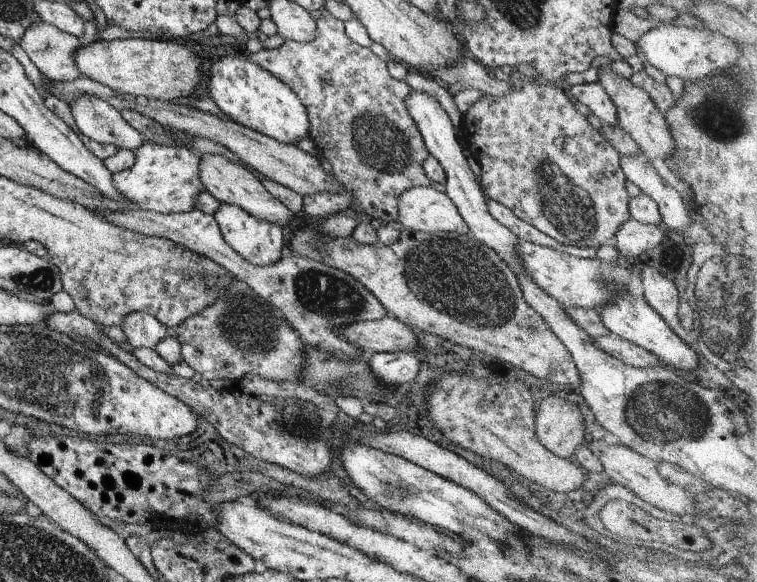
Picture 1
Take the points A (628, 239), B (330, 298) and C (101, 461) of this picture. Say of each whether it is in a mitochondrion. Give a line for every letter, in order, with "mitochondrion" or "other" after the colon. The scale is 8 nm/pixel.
A: other
B: mitochondrion
C: other

